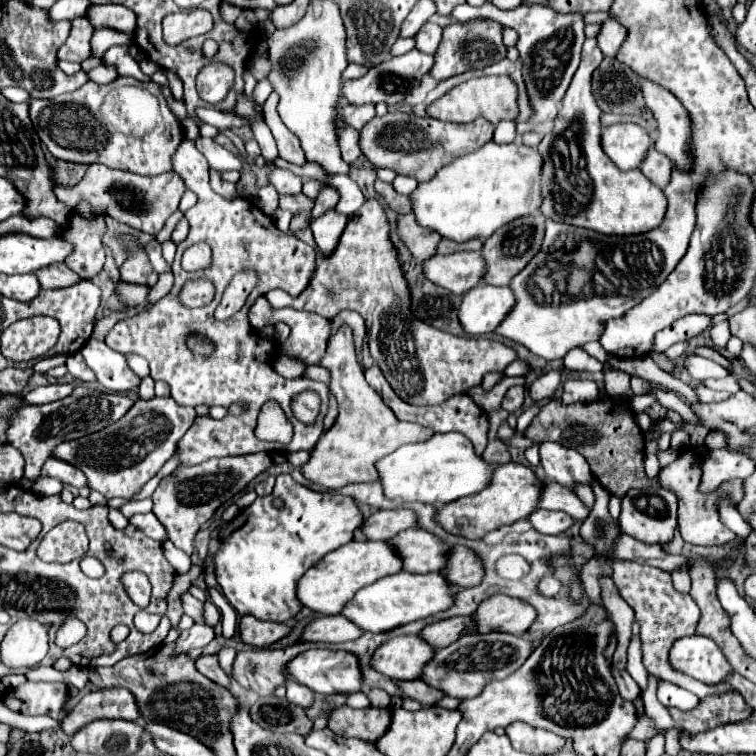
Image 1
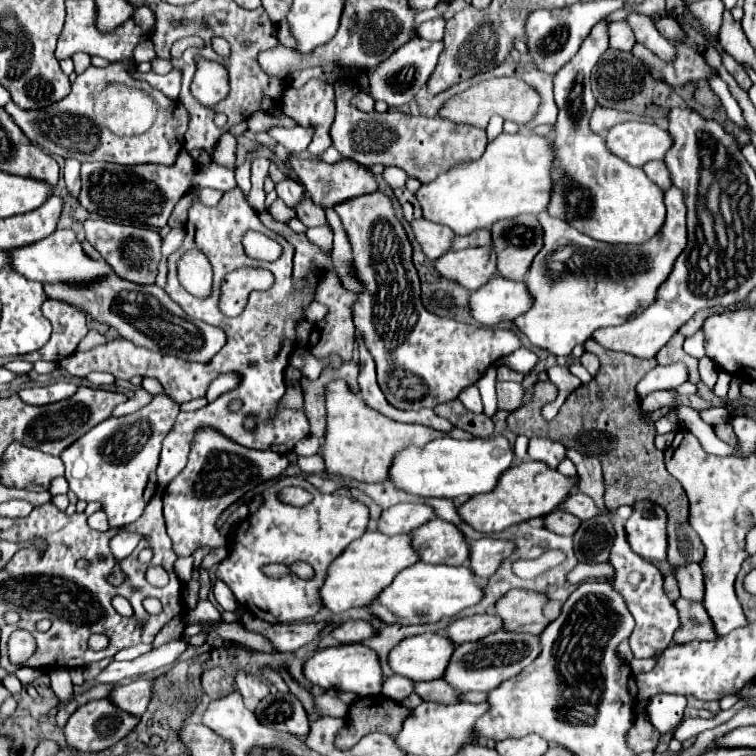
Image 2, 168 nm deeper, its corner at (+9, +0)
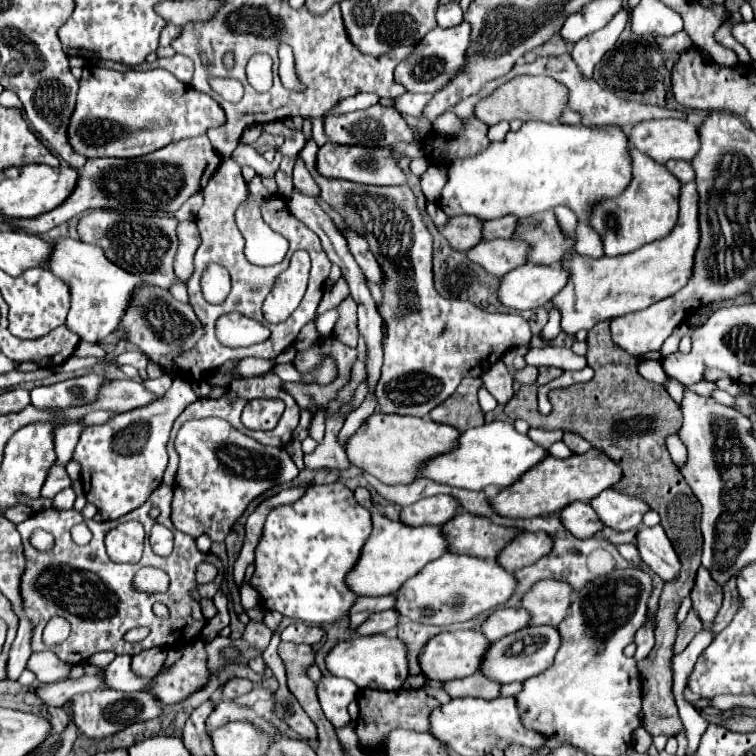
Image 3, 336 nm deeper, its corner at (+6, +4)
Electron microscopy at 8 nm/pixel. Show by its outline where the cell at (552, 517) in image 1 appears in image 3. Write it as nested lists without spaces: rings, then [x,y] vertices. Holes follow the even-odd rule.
[[[570,503],[564,511],[560,511],[560,521],[574,537],[580,539],[594,537],[596,531],[604,527],[588,503]]]

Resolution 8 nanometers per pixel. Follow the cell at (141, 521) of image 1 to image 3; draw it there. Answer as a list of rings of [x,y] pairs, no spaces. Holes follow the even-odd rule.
[[[174,377],[174,383],[164,397],[134,411],[118,413],[104,425],[90,425],[82,431],[72,461],[80,465],[80,481],[86,499],[98,507],[104,521],[120,519],[138,509],[162,483],[162,473],[168,463],[166,443],[172,423],[184,407],[196,399],[198,395],[194,393],[192,383],[184,377]]]

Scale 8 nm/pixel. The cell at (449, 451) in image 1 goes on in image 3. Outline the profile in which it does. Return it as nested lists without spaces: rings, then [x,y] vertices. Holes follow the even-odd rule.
[[[492,421],[462,433],[456,441],[456,447],[428,459],[420,467],[418,475],[440,485],[482,491],[488,485],[496,485],[496,487],[512,485],[524,471],[528,471],[532,465],[536,465],[544,457],[546,457],[546,451],[538,447],[536,443],[532,443],[528,435],[520,435],[512,423]]]

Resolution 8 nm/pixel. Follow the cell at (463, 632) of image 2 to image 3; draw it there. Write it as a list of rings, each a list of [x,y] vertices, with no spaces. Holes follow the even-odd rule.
[[[500,607],[480,623],[480,631],[488,641],[494,641],[494,639],[502,639],[504,635],[510,635],[512,631],[524,629],[528,625],[528,619],[530,615],[524,609]]]

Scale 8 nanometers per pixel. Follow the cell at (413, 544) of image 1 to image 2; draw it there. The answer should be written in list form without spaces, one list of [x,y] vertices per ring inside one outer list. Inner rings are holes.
[[[439,517],[415,529],[411,537],[425,563],[465,565],[469,561],[469,543],[465,535],[453,523]]]

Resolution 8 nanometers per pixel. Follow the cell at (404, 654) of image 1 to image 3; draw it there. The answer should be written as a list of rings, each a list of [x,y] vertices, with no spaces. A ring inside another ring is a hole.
[[[452,631],[452,633],[438,633],[430,637],[418,655],[418,665],[424,673],[424,677],[434,681],[452,681],[452,679],[464,679],[468,675],[474,675],[480,667],[480,657],[488,649],[490,641],[480,635],[480,631]]]

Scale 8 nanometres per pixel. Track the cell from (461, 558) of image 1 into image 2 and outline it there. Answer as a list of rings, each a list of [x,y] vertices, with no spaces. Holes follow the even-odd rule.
[[[483,537],[479,541],[471,541],[471,561],[469,567],[473,567],[473,573],[481,579],[489,579],[501,561],[505,561],[515,549],[513,541],[505,539],[493,539]]]

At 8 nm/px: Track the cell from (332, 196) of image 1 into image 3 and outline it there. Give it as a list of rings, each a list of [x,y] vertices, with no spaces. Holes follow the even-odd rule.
[[[326,143],[316,155],[316,171],[328,179],[346,179],[364,185],[404,185],[404,171],[392,157],[390,147],[344,147],[336,143]]]

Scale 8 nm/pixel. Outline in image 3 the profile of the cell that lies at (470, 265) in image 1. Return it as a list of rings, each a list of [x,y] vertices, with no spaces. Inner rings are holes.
[[[496,239],[496,241],[480,241],[468,251],[468,259],[480,265],[486,273],[494,277],[502,277],[508,271],[526,263],[528,245],[516,239]]]

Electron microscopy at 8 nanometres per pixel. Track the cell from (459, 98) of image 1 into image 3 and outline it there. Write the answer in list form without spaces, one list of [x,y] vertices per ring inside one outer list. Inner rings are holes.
[[[518,75],[518,77],[502,83],[500,87],[496,87],[488,97],[480,99],[474,107],[474,117],[486,125],[494,125],[498,121],[512,121],[512,119],[556,123],[560,113],[566,109],[566,99],[568,99],[566,89],[552,77]]]

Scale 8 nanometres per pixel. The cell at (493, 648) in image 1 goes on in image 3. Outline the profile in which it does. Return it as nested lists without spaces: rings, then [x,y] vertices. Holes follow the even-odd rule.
[[[550,625],[524,627],[516,633],[506,635],[504,639],[490,643],[488,651],[482,655],[484,661],[480,665],[480,673],[484,673],[486,679],[492,679],[496,683],[524,681],[524,679],[548,669],[548,665],[552,665],[552,659],[554,659],[558,647],[560,647],[560,635],[558,635],[556,627],[550,627]]]

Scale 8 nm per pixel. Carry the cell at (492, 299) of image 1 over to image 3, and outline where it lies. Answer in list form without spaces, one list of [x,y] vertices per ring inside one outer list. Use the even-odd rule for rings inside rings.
[[[520,265],[500,279],[498,299],[514,311],[544,307],[568,281],[568,273],[560,267]]]

